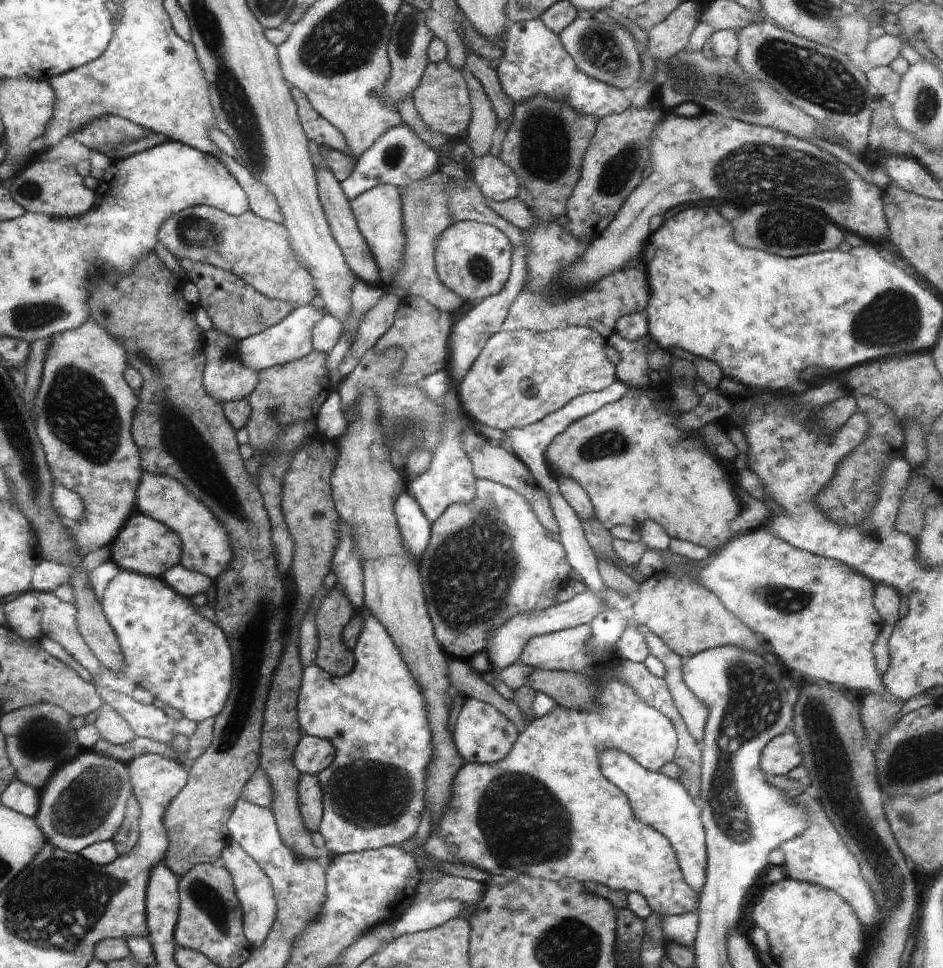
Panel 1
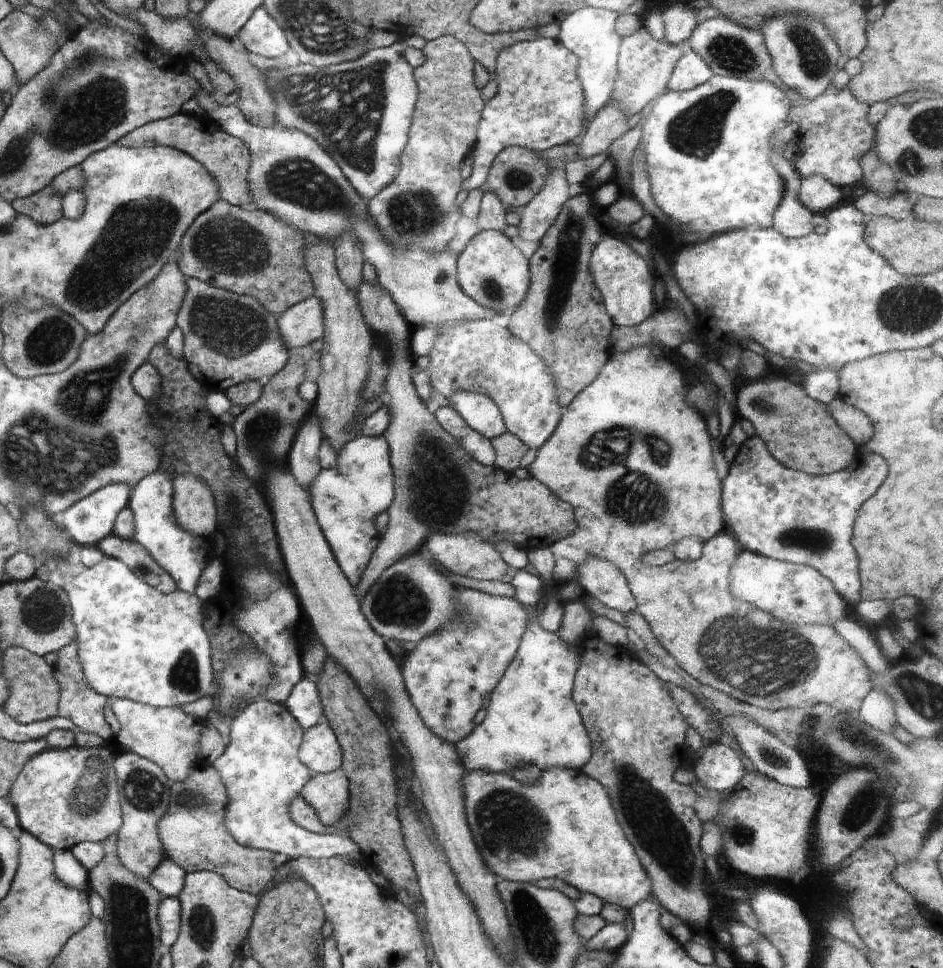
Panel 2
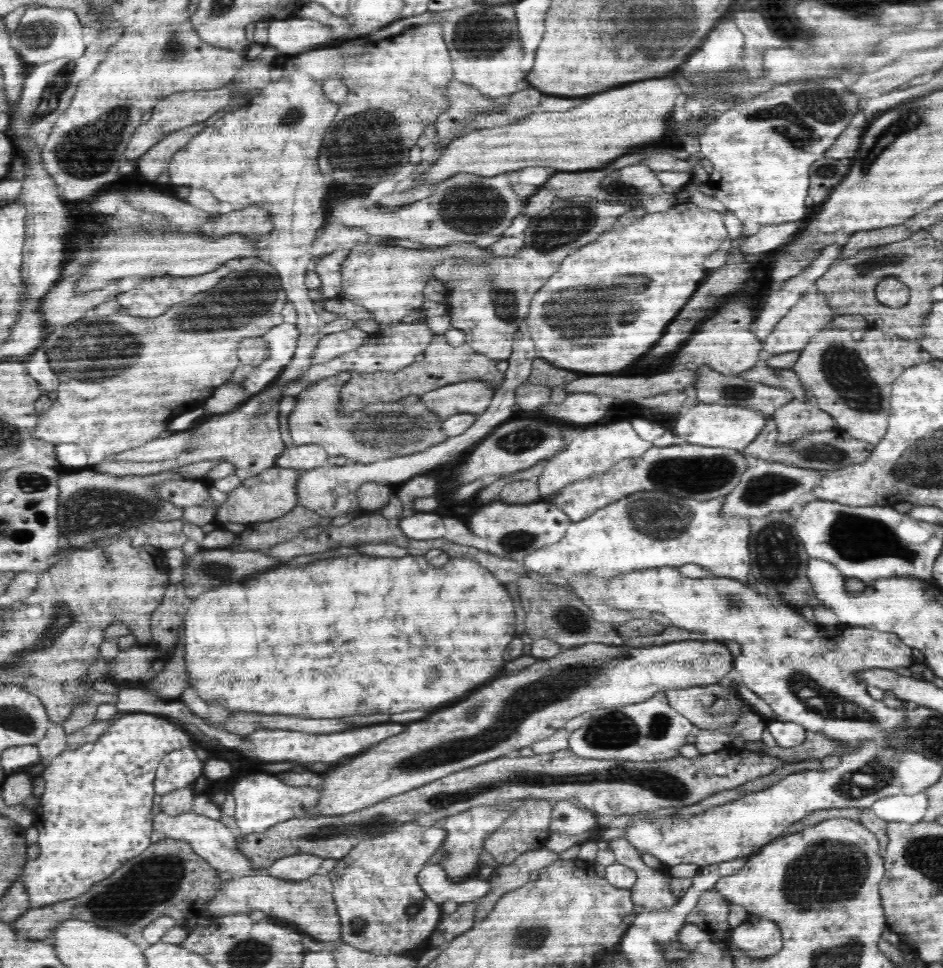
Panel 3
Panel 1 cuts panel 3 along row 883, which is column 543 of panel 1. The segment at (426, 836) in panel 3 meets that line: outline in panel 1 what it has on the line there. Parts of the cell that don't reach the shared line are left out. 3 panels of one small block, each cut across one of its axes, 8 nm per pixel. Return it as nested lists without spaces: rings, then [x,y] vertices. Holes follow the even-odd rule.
[[[570,326],[552,331],[499,331],[487,342],[472,367],[459,383],[457,394],[462,410],[485,426],[501,431],[525,428],[563,408],[570,400],[588,391],[602,391],[617,381],[612,362],[606,357],[607,340],[596,330]]]

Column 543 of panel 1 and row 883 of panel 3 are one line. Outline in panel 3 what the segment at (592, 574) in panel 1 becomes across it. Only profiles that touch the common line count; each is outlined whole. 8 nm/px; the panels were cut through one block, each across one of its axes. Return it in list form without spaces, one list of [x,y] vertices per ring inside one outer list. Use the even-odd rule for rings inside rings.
[[[428,864],[418,873],[418,885],[434,903],[439,905],[442,905],[446,900],[452,900],[461,905],[476,901],[492,892],[490,882],[477,877],[477,875],[466,877],[460,882],[449,880],[442,865]]]

